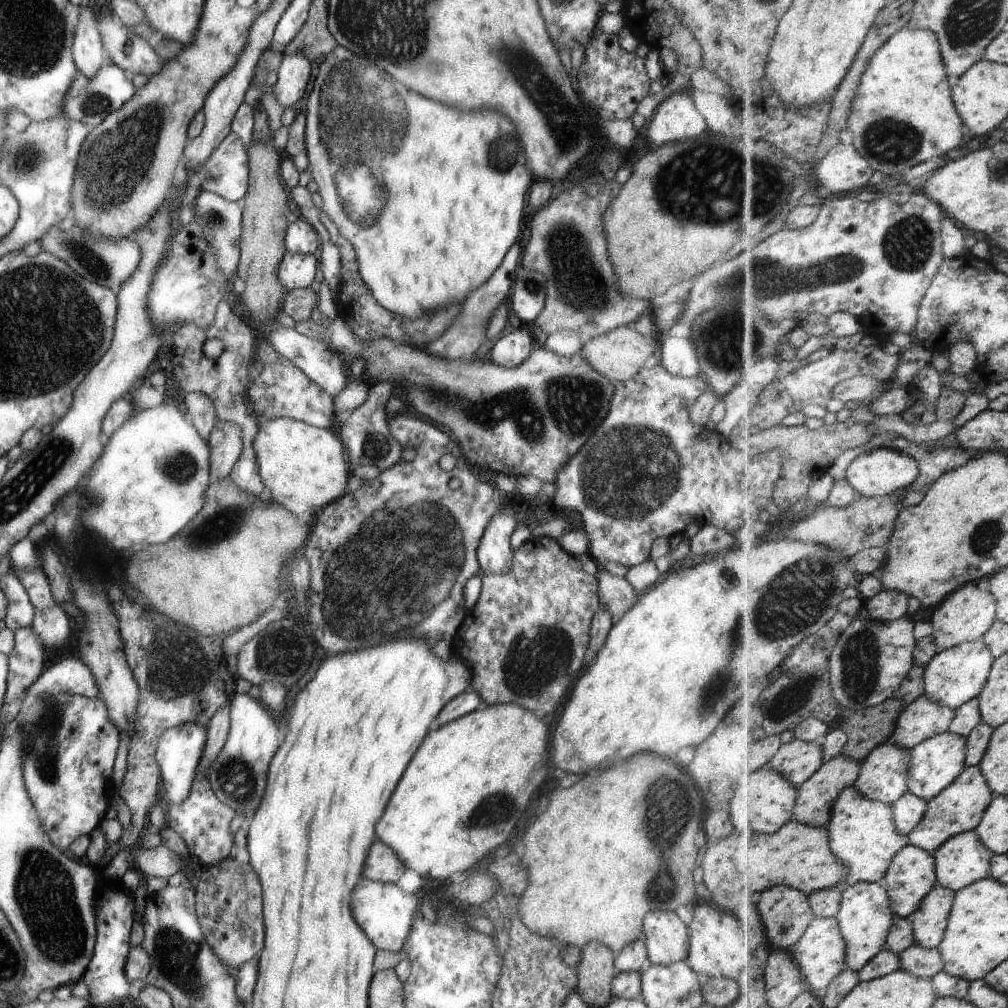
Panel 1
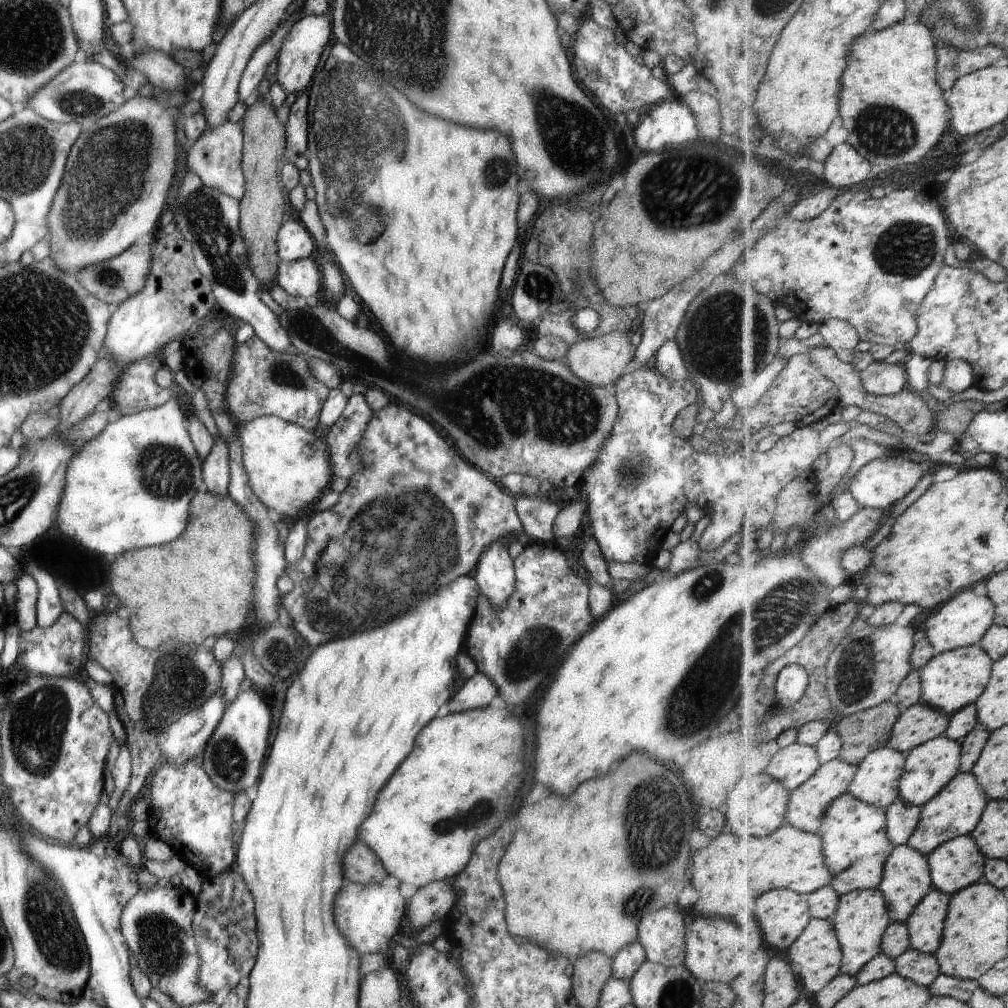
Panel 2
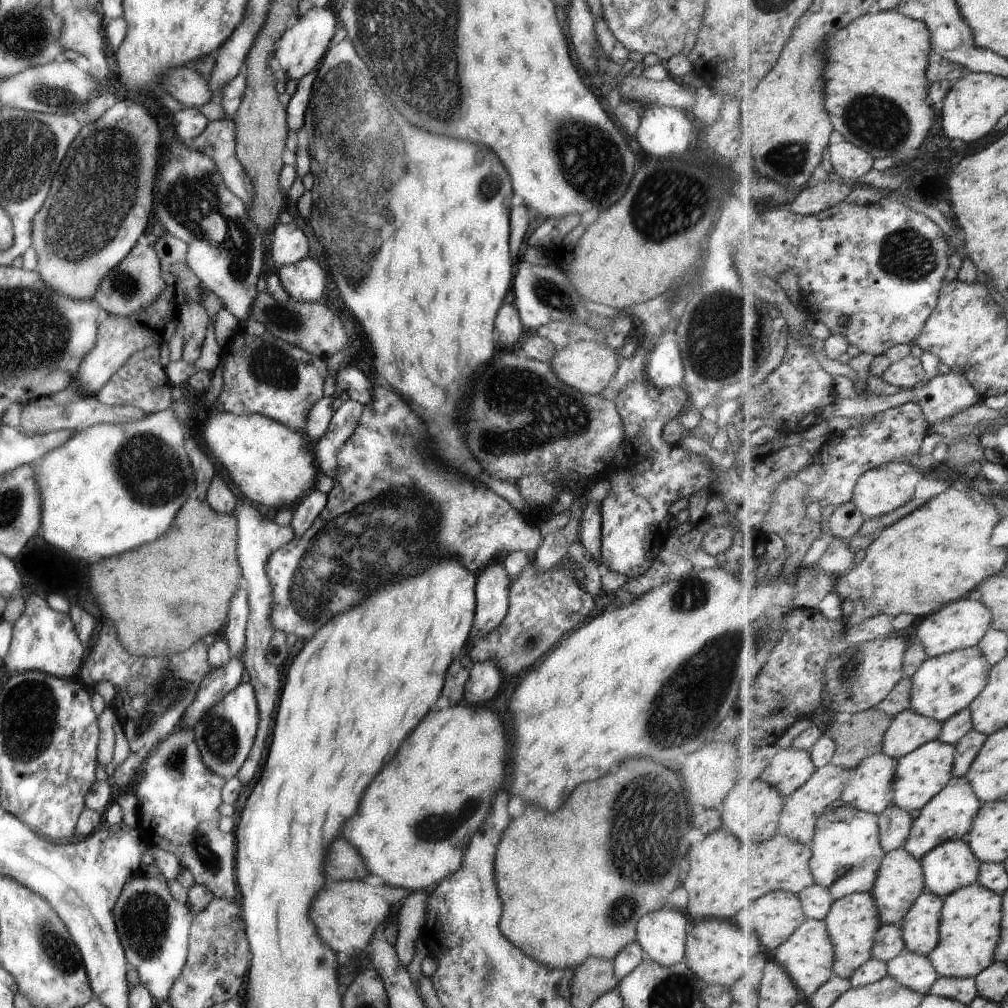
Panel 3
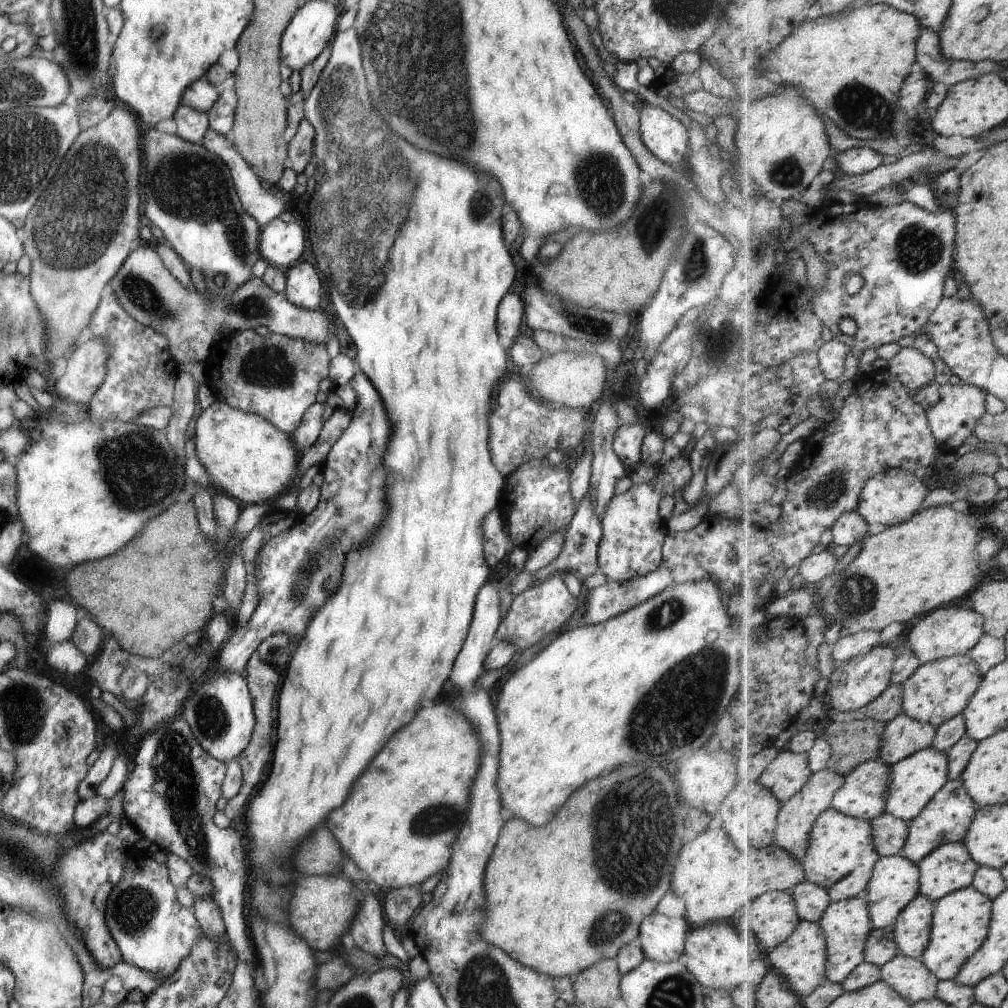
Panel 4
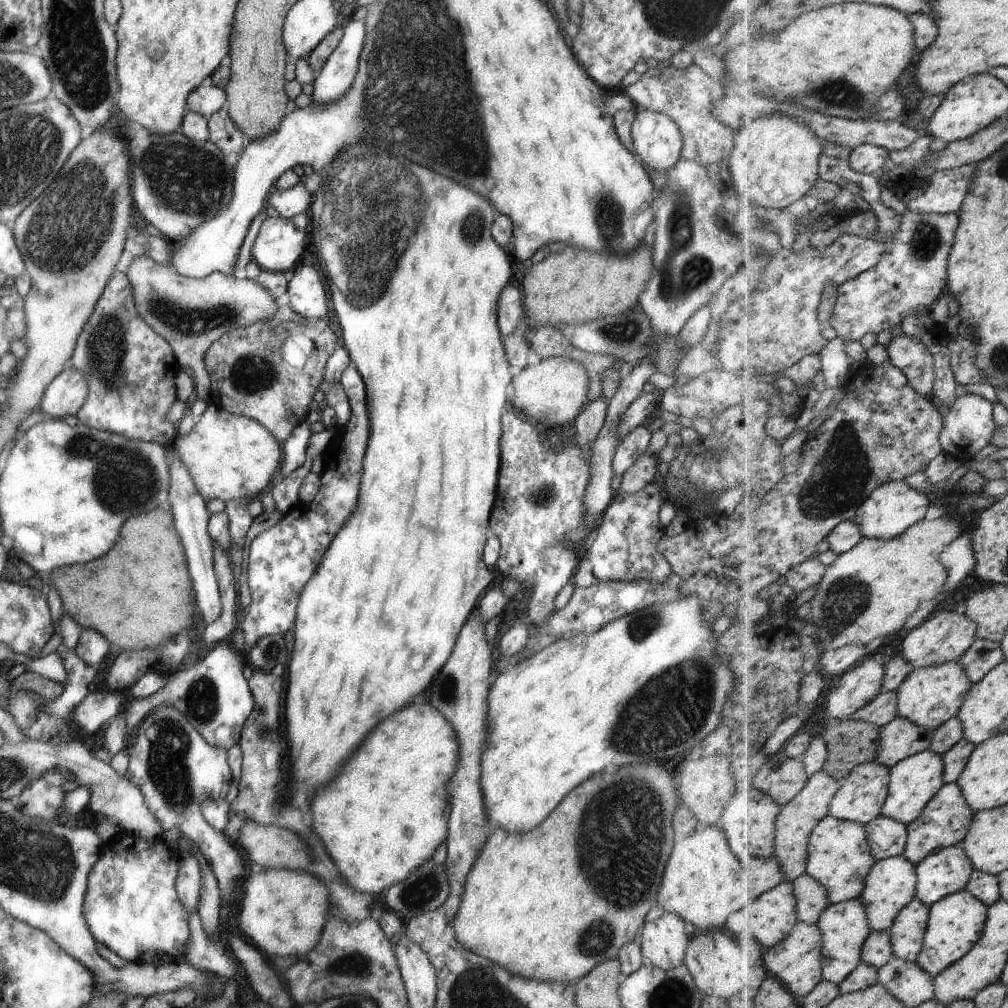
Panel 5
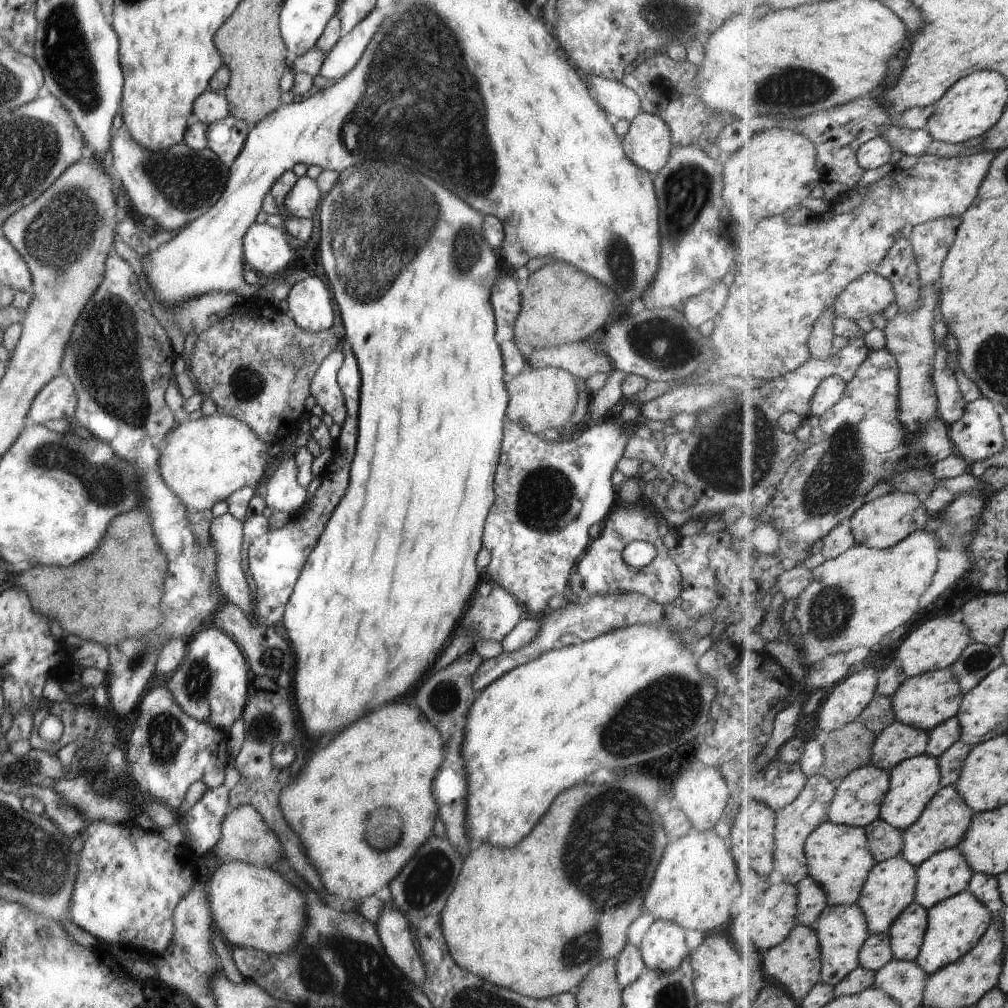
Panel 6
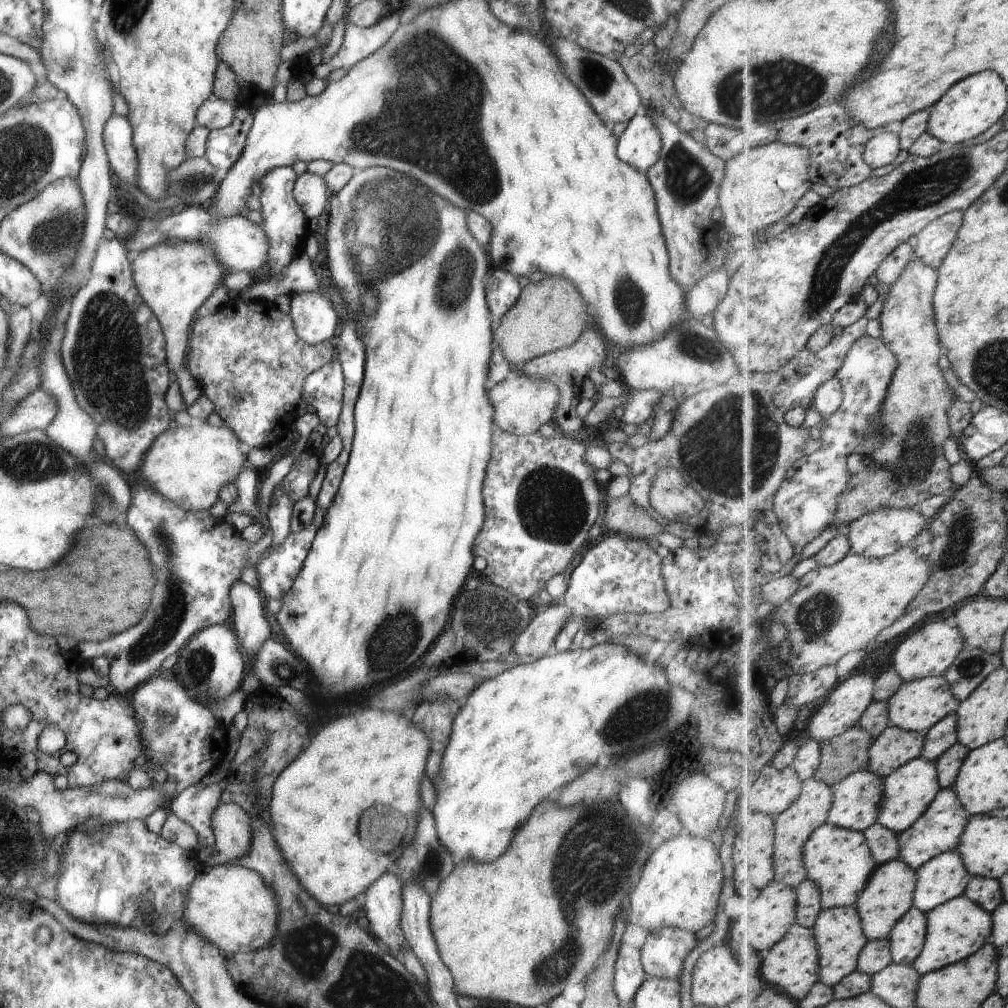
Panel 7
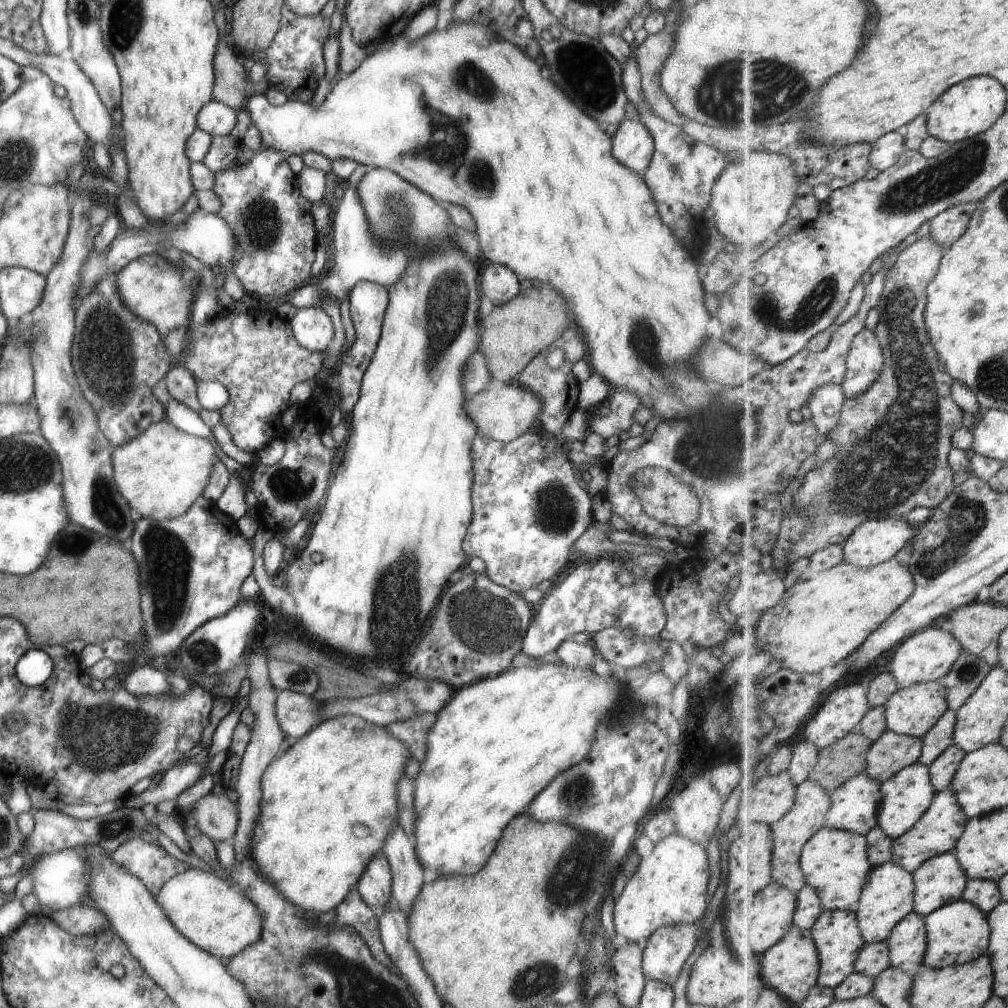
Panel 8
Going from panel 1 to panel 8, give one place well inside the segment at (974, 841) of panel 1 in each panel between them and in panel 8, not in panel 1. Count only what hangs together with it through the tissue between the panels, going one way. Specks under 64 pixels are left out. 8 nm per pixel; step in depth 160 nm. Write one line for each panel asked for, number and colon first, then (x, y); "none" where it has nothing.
2: (960, 863)
3: (953, 866)
4: (950, 868)
5: (947, 871)
6: (947, 873)
7: (945, 877)
8: (942, 880)

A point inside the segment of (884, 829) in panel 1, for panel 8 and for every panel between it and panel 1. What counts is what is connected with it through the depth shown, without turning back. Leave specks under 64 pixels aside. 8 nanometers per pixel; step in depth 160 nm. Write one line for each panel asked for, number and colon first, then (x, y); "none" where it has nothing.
2: (856, 844)
3: (847, 853)
4: (841, 857)
5: (840, 857)
6: (840, 857)
7: (839, 861)
8: (835, 862)

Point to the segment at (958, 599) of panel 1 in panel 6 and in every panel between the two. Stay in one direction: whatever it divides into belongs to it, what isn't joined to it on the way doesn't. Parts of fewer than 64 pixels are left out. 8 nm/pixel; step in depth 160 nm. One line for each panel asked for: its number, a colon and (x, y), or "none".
2: (963, 621)
3: (960, 625)
4: (945, 632)
5: (947, 636)
6: (938, 643)

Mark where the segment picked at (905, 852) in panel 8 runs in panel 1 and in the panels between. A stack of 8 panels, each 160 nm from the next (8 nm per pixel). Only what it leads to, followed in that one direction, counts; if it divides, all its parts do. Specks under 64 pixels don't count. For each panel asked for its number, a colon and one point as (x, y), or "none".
1: (961, 808)
2: (957, 811)
3: (951, 815)
4: (947, 819)
5: (946, 820)
6: (946, 820)
7: (940, 830)

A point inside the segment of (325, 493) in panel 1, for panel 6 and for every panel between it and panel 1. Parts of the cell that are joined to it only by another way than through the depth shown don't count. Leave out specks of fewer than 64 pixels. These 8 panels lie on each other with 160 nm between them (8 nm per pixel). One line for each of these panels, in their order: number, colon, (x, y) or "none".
2: (287, 468)
3: (271, 465)
4: (247, 457)
5: (228, 456)
6: (202, 461)

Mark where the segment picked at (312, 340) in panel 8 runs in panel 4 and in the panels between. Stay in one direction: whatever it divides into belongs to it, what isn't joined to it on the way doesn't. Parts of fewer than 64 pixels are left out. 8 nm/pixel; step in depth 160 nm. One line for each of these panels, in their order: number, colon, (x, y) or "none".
4: (302, 287)
5: (306, 294)
6: (308, 300)
7: (313, 319)

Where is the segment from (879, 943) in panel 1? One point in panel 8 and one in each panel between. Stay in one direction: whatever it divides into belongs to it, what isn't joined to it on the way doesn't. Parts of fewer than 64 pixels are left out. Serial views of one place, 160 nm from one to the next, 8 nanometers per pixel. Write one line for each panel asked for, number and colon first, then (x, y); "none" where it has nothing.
2: (862, 918)
3: (853, 922)
4: (848, 924)
5: (845, 927)
6: (843, 930)
7: (839, 932)
8: (837, 934)

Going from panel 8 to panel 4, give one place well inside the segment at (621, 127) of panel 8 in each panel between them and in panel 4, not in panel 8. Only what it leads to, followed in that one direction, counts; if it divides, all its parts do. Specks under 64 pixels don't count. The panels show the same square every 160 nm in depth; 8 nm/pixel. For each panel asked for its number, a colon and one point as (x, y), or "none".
4: (665, 137)
5: (657, 142)
6: (646, 143)
7: (639, 145)

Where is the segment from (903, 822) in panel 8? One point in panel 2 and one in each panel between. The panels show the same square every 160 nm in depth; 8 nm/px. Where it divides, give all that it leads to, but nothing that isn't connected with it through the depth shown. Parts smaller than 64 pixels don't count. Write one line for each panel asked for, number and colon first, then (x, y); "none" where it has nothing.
2: (929, 769)
3: (922, 775)
4: (916, 780)
5: (915, 781)
6: (913, 784)
7: (909, 792)

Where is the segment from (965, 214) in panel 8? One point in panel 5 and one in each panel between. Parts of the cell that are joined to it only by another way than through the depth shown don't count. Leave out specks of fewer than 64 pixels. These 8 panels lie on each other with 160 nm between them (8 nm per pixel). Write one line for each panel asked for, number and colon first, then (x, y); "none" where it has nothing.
5: (912, 274)
6: (932, 241)
7: (935, 241)

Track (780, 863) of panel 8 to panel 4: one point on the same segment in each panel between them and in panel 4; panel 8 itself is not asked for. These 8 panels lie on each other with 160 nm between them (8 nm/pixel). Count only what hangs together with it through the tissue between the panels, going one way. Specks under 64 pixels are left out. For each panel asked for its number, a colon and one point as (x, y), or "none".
4: (798, 815)
5: (798, 818)
6: (795, 823)
7: (794, 827)

